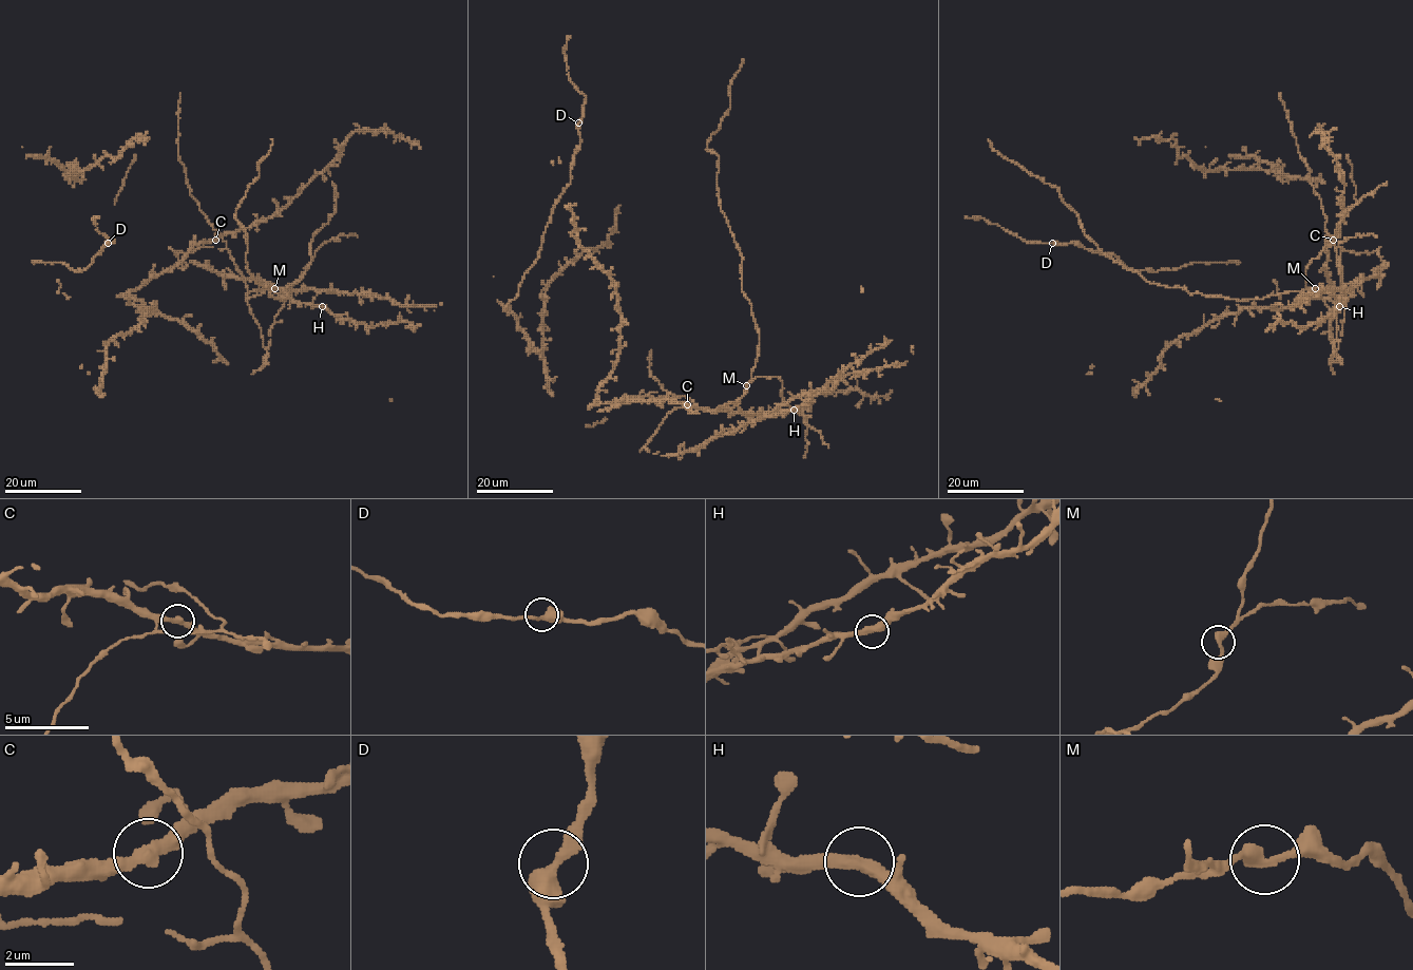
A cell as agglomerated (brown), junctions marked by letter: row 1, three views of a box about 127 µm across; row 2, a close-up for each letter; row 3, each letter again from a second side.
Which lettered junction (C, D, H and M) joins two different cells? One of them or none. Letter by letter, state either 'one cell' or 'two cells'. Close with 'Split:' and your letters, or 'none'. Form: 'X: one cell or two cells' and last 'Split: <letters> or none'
C: one cell
D: one cell
H: one cell
M: one cell
Split: none

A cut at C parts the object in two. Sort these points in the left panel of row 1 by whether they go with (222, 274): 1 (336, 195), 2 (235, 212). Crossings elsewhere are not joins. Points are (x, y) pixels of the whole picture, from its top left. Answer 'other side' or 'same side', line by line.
1: same side
2: same side

